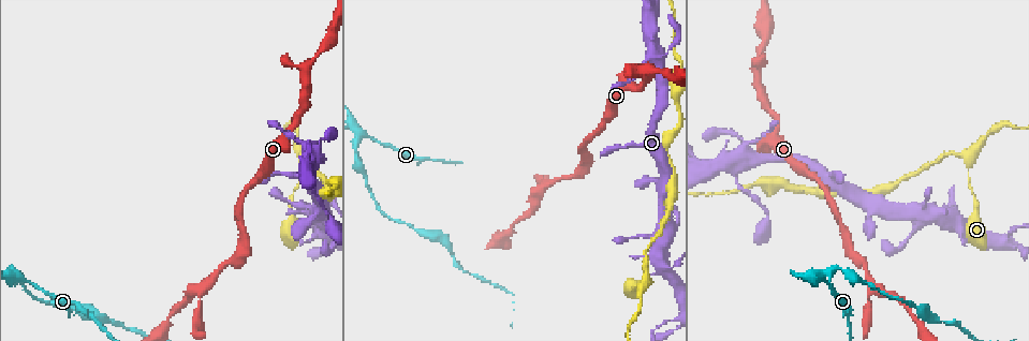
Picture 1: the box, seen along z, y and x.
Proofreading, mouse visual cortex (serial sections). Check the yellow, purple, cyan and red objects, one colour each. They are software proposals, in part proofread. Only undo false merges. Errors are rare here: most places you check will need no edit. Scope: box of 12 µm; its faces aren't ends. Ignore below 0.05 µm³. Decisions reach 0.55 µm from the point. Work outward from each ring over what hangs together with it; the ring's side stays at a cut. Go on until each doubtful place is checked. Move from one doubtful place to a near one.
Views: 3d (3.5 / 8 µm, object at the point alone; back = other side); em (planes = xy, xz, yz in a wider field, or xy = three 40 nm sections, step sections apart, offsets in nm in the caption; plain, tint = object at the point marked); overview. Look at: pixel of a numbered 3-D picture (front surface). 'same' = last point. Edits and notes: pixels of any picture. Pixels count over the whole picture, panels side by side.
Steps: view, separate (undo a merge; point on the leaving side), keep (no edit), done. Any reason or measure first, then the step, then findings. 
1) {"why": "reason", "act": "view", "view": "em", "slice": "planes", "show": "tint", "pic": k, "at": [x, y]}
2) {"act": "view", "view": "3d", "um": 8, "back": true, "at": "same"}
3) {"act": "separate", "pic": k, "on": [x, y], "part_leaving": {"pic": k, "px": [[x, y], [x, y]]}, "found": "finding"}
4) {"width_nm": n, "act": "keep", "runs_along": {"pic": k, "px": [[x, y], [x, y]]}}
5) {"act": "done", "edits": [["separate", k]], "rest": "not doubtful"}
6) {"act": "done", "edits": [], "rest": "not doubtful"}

{"why": "three arms meet", "act": "view", "view": "3d", "um": 3.5, "pic": 1, "at": [824, 278]}

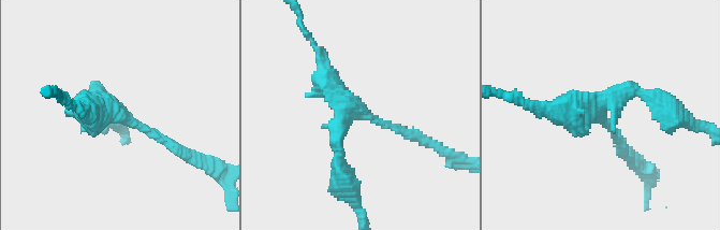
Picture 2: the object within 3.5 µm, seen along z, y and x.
{"act": "view", "view": "em", "slice": "xy", "step": 3, "show": "tint", "pic": 2, "at": [597, 110]}

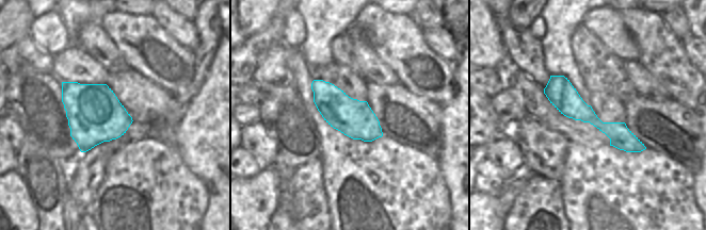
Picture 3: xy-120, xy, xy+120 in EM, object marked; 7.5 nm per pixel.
{"act": "view", "view": "em", "slice": "planes", "show": "tint", "at": "same"}

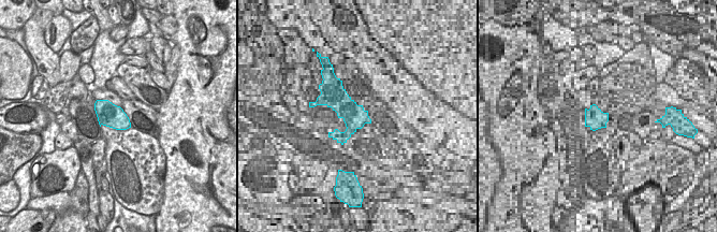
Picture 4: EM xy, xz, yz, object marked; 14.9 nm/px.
{"act": "keep", "runs_along": {"pic": 2, "px": [[170, 143], [101, 103]]}, "found": "one cell here"}

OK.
{"why": "thin neck", "act": "view", "view": "3d", "um": 3.5, "pic": 1, "at": [202, 286]}

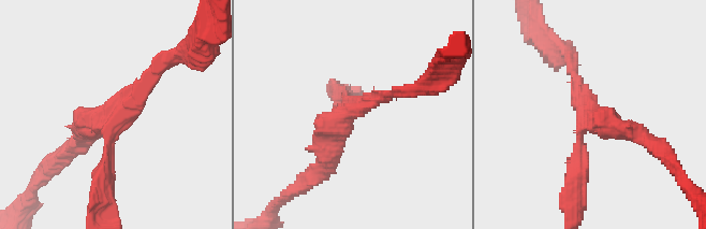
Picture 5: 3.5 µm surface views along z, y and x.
{"arms": 3, "arm_widths_nm": [150, 200, 300], "act": "view", "view": "em", "slice": "planes", "show": "tint", "pic": 5, "at": [358, 108]}

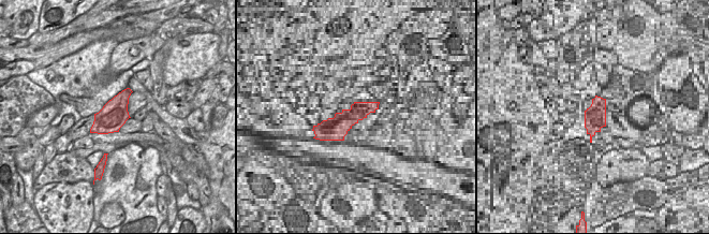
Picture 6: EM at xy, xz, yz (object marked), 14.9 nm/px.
{"act": "keep", "runs_along": {"pic": 5, "px": [[165, 62], [84, 138]]}, "found": "one cell here"}

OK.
{"why": "thick turns thin", "act": "view", "view": "3d", "um": 3.5, "pic": 1, "at": [647, 280]}

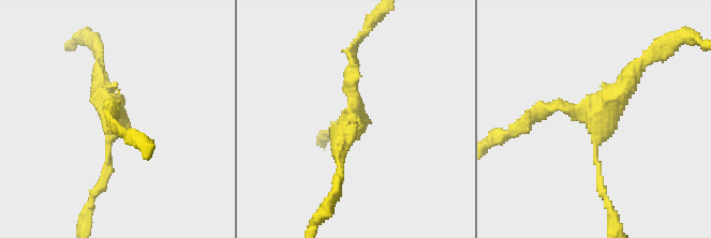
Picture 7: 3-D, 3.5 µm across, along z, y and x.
{"arms": 3, "arm_widths_nm": [100, 150, 200], "why": "shape alone is not enough", "act": "view", "view": "em", "slice": "xy", "step": 2, "show": "tint", "pic": 7, "at": [353, 120]}

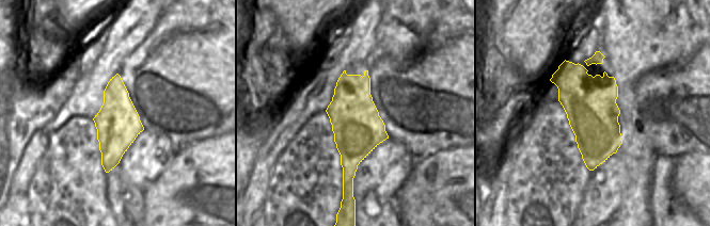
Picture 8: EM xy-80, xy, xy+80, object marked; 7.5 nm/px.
{"act": "keep", "runs_along": {"pic": 7, "px": [[600, 186], [591, 109], [556, 103], [531, 119]]}, "found": "one cell here"}

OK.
{"act": "done", "edits": [], "rest": "not doubtful"}

